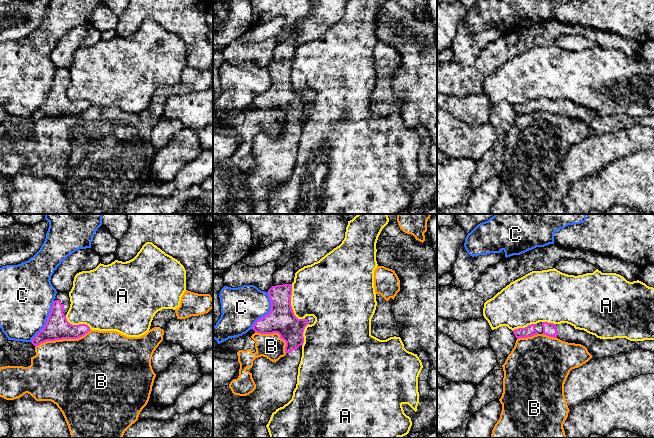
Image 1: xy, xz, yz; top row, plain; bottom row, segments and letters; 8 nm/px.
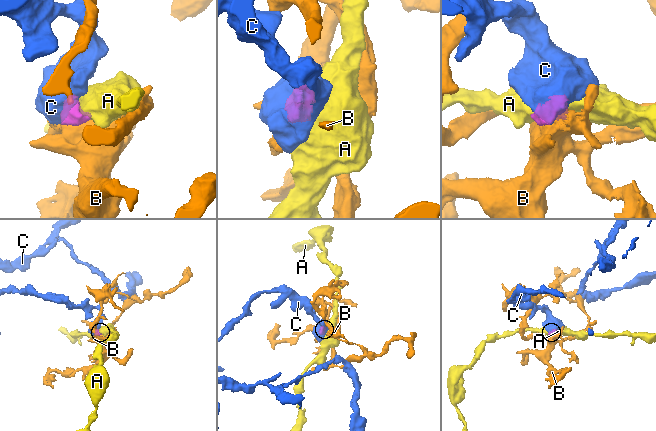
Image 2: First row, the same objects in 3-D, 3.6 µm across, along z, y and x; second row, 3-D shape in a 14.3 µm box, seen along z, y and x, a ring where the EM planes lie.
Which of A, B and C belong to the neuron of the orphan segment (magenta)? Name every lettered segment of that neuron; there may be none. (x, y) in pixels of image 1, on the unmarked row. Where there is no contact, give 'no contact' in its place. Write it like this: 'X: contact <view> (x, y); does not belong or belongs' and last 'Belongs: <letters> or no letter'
A: contact xz (290, 80); does not belong
B: contact xy (62, 114); does not belong
C: contact xy (47, 97); does not belong
Belongs: no letter

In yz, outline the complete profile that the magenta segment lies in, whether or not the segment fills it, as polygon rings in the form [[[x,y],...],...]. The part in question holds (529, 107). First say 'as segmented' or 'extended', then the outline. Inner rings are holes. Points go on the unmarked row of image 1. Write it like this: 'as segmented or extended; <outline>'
extended; [[[539,98],[528,101],[525,104],[515,105],[513,109],[517,115],[543,110],[568,119],[581,120],[595,134],[605,134],[616,130],[627,129],[637,124],[654,128],[654,116],[630,117],[626,114],[600,115],[584,106],[575,105],[574,102],[567,99],[553,100]]]

